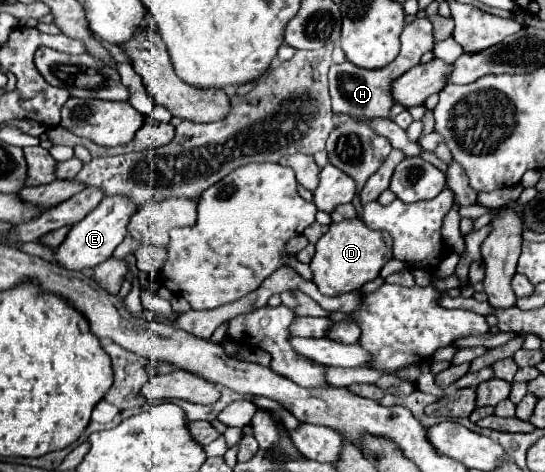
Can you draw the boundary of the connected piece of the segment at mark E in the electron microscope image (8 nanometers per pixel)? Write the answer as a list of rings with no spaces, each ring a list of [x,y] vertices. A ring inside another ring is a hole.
[[[125,195],[105,197],[83,221],[79,221],[77,225],[71,227],[67,239],[57,249],[57,261],[65,269],[83,271],[83,269],[93,269],[97,263],[101,263],[107,257],[111,257],[113,251],[115,251],[115,247],[125,239],[129,219],[137,211],[137,207],[139,205],[133,203],[133,201],[129,201],[129,197],[125,197]]]

